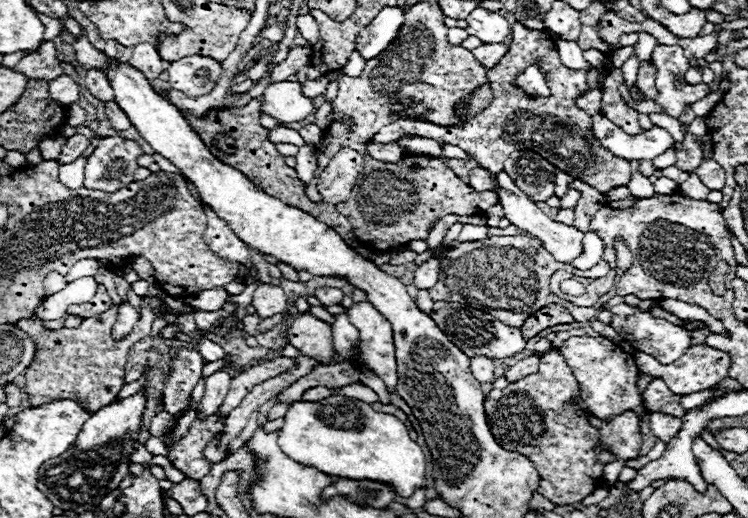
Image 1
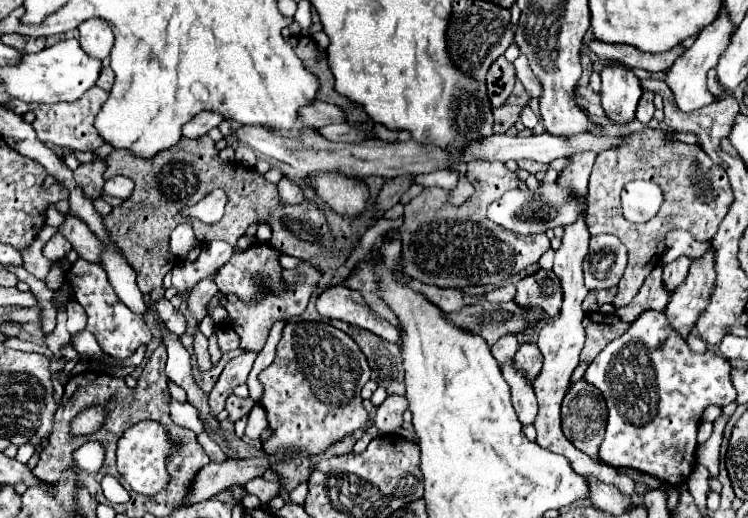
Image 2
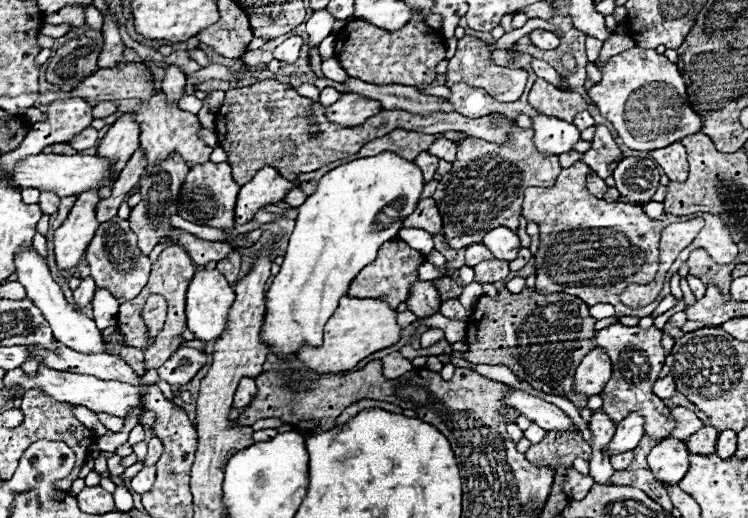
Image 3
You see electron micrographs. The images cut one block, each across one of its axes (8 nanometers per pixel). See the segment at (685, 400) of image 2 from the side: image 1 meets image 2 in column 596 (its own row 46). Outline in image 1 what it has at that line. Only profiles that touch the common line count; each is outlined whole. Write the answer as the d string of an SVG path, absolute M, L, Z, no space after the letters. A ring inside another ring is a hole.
M386 6L378 16L358 34L356 50L364 60L380 56L398 36L404 24L404 10L400 6Z

